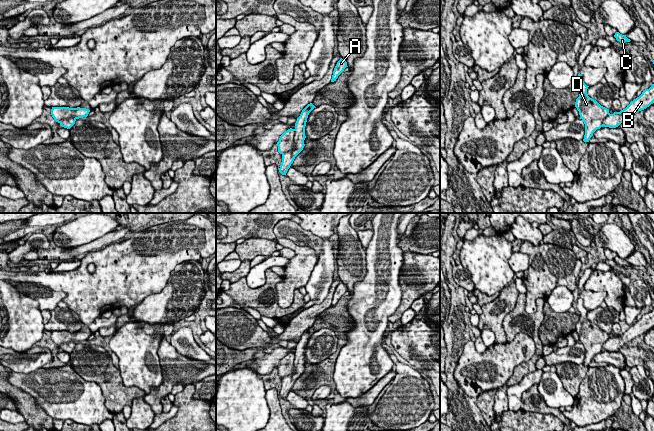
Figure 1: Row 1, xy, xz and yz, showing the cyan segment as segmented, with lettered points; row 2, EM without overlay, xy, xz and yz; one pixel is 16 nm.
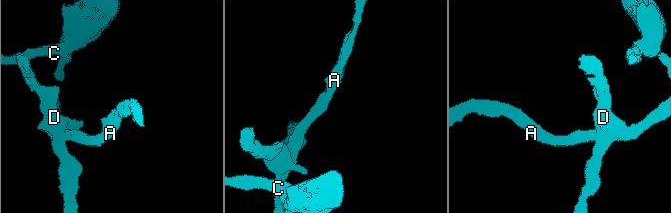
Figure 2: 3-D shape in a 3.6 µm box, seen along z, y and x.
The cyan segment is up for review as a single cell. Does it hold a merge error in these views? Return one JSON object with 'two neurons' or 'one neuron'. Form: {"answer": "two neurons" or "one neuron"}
{"answer": "two neurons"}

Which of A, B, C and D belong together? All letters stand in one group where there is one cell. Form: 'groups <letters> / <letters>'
groups A B C / D

